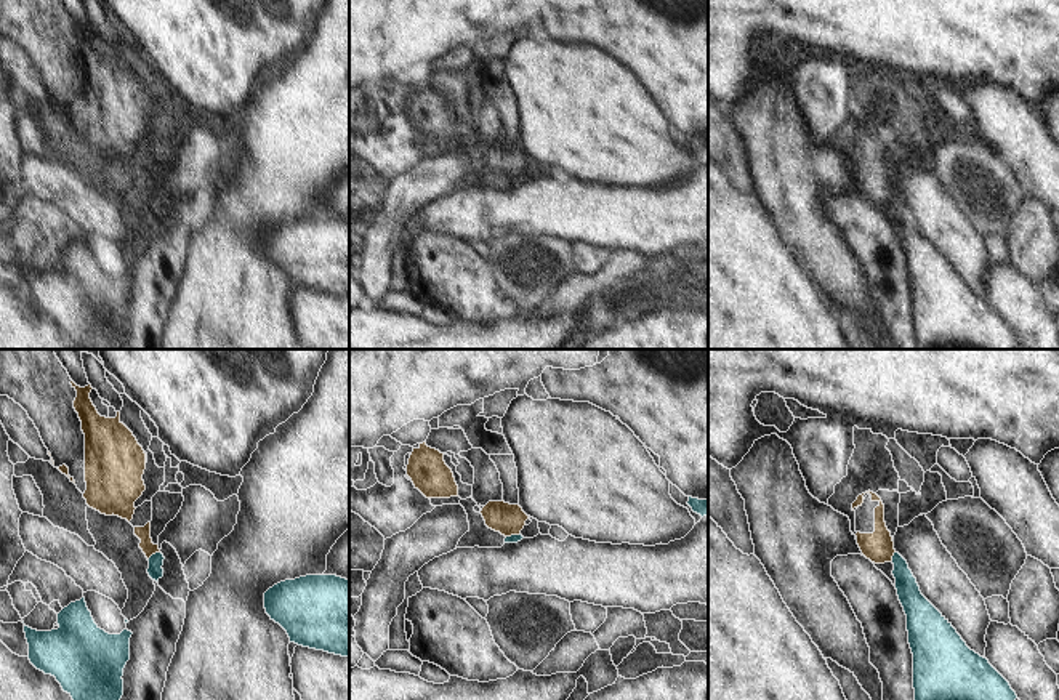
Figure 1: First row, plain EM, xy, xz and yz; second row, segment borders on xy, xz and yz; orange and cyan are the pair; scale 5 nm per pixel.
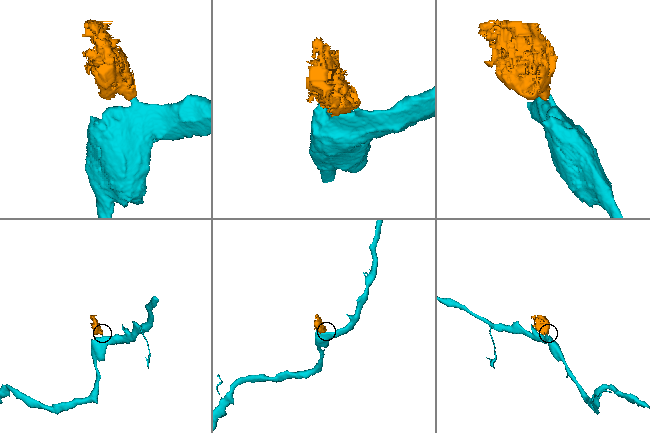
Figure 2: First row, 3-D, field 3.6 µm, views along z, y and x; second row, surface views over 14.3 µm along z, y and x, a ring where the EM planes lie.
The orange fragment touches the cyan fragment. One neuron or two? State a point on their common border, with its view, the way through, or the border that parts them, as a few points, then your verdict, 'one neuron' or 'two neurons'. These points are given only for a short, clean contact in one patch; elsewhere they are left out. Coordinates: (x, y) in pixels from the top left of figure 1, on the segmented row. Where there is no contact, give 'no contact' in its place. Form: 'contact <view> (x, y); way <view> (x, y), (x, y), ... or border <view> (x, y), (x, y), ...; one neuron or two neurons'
contact xy (153, 553); border xy (159, 551), (148, 559); two neurons

